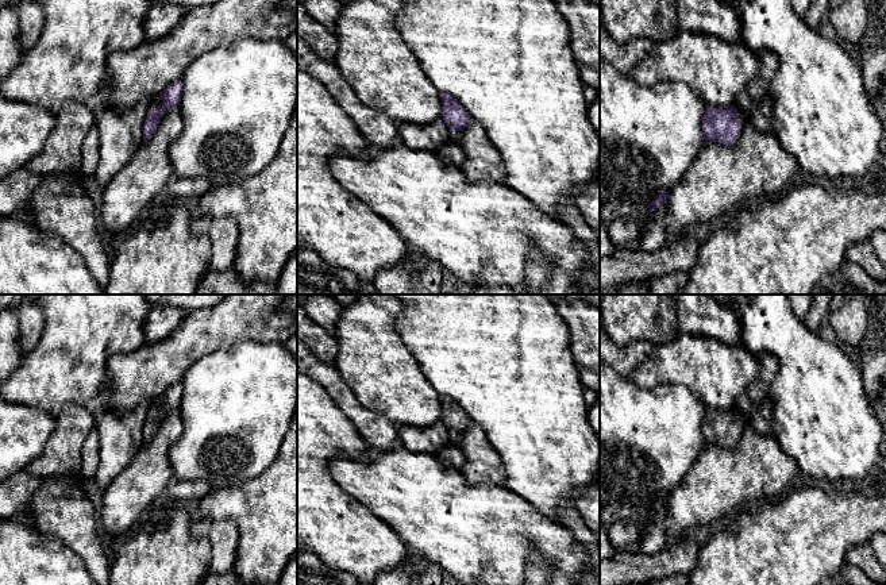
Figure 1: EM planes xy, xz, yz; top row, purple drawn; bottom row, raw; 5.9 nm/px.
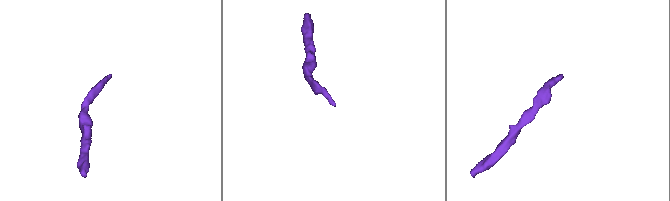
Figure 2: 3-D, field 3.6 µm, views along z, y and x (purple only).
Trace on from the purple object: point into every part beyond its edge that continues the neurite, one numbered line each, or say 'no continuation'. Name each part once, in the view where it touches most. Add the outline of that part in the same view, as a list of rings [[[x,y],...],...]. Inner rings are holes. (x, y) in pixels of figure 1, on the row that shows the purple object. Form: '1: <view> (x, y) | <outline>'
1: xy (157, 102) | [[[162,92],[162,93],[158,93],[158,95],[151,100],[147,112],[150,112],[150,111],[153,111],[153,109],[155,109],[155,108],[158,108],[158,107],[161,107],[162,104],[163,104],[163,92]]]

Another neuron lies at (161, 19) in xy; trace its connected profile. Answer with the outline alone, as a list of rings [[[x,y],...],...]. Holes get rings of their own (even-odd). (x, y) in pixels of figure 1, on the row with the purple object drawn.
[[[172,3],[153,4],[145,19],[146,42],[155,42],[170,34],[184,19],[188,8]]]

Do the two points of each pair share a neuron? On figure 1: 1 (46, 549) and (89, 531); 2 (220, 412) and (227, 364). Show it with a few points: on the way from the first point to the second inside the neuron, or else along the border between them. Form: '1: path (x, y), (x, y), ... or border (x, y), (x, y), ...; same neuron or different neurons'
1: border (33, 527), (60, 539), (84, 564); different neurons
2: path (227, 400), (227, 376); same neuron

